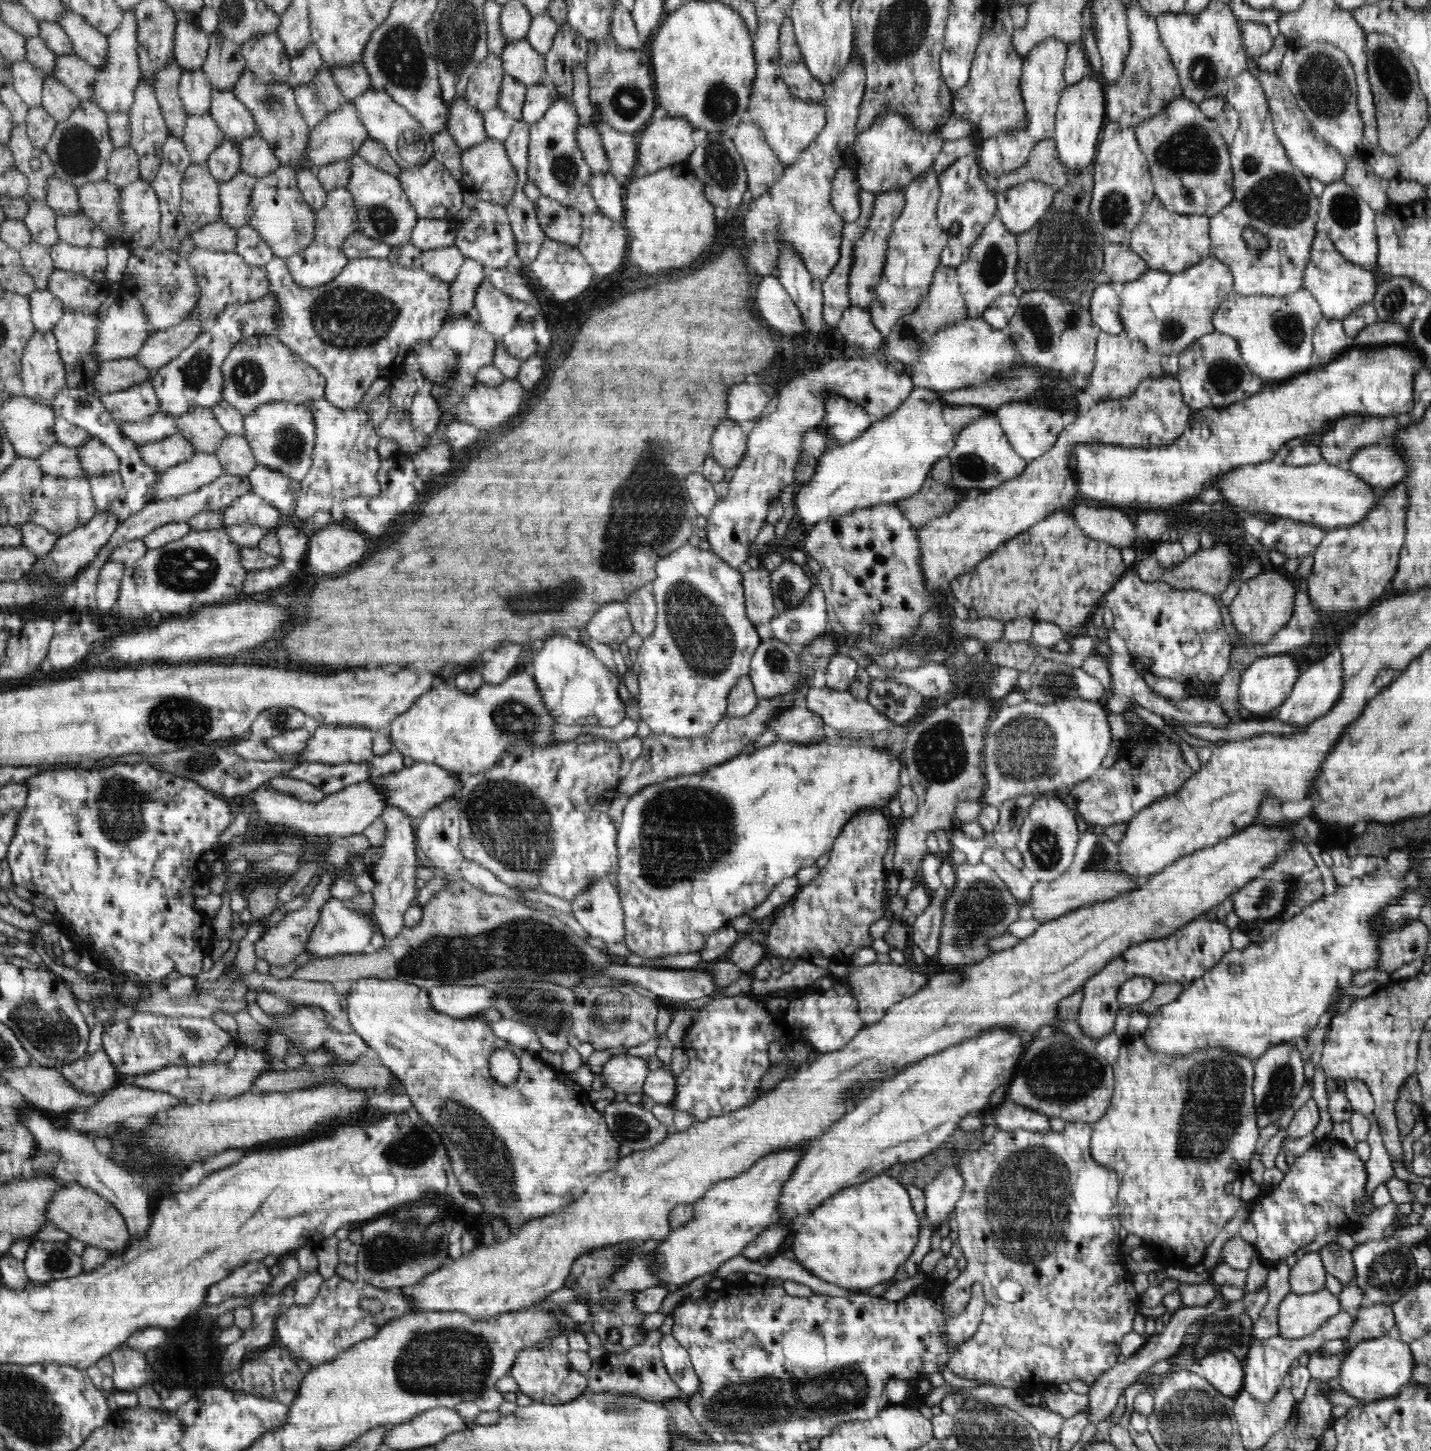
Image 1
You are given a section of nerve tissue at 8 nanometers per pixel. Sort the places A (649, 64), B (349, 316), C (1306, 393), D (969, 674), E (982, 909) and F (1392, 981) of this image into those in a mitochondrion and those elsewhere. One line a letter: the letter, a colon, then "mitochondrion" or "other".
A: other
B: mitochondrion
C: other
D: other
E: mitochondrion
F: other

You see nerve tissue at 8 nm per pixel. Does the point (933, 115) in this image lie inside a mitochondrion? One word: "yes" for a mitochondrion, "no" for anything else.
no

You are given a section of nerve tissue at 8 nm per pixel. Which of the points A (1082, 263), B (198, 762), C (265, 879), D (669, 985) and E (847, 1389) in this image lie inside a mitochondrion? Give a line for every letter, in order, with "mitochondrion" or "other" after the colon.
A: other
B: mitochondrion
C: other
D: other
E: mitochondrion

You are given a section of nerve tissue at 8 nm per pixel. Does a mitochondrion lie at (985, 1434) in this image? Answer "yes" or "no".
yes

